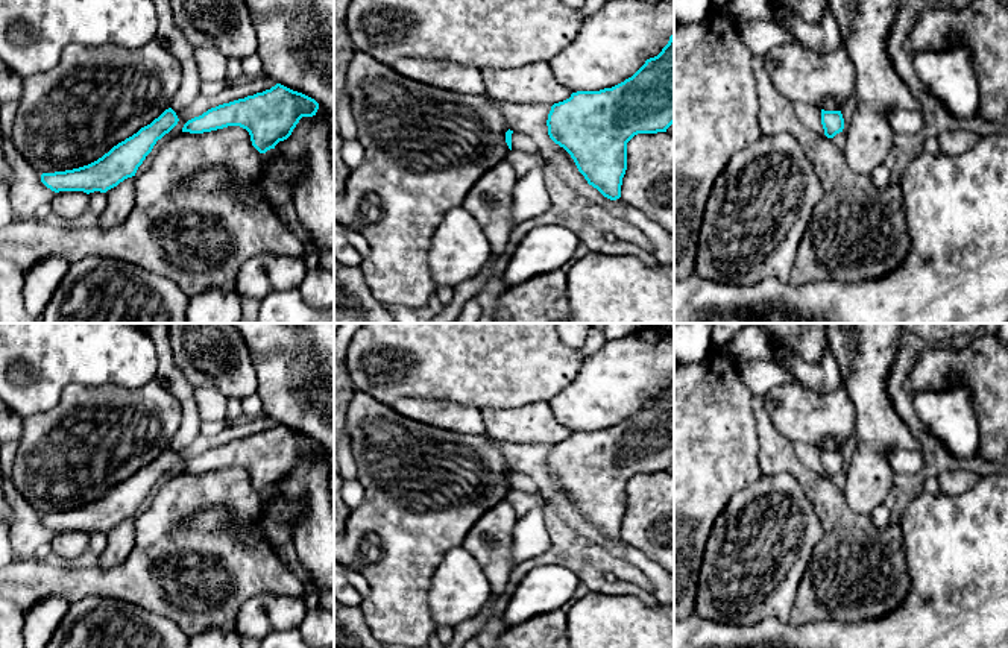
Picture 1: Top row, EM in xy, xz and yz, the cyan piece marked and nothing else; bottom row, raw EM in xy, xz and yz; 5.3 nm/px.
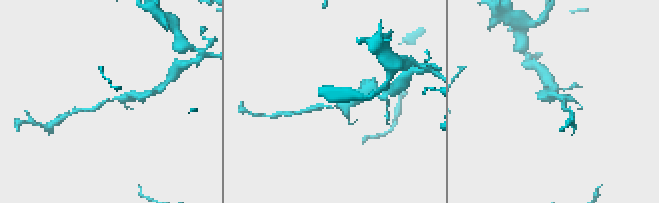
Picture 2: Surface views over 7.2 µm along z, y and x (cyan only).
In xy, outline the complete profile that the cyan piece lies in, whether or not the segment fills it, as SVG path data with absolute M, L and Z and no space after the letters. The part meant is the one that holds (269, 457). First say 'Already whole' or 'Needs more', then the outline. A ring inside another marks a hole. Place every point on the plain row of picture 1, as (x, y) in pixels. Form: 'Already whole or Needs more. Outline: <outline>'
Already whole. Outline: M281 423L270 429L208 449L188 460L182 472L203 473L240 466L250 475L252 486L266 493L287 480L302 457L313 457L319 443Z

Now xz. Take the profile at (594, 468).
Already whole. Outline: M674 373L662 392L628 419L600 431L577 431L554 443L548 454L550 478L574 499L589 525L604 537L621 537L627 510L627 483L638 473L666 472L674 463Z

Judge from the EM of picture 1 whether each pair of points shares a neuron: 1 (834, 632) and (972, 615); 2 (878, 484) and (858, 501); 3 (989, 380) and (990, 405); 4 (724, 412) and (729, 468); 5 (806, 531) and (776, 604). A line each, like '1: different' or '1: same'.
1: same
2: same
3: same
4: same
5: same

